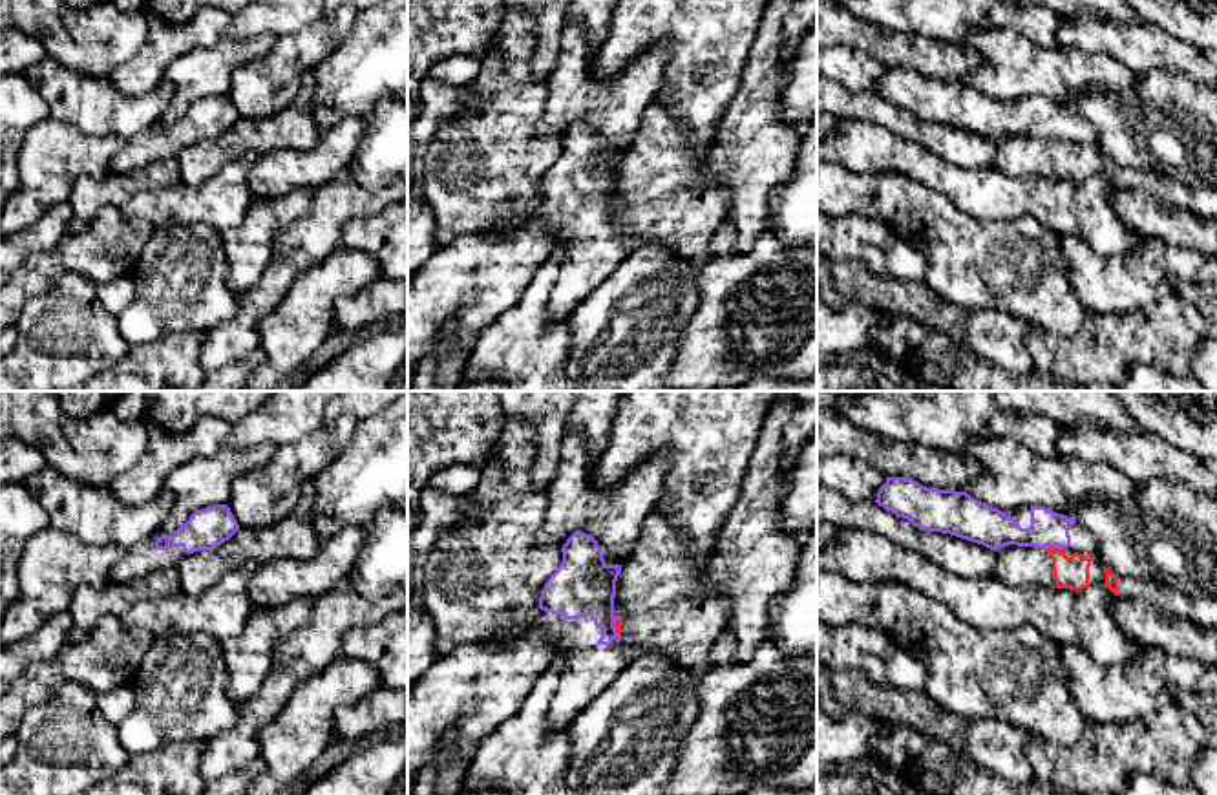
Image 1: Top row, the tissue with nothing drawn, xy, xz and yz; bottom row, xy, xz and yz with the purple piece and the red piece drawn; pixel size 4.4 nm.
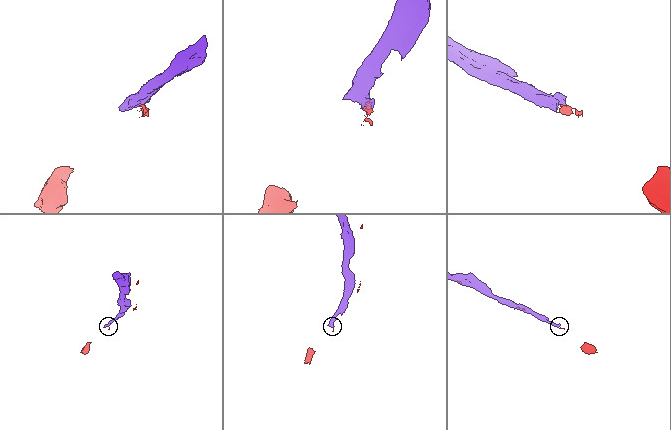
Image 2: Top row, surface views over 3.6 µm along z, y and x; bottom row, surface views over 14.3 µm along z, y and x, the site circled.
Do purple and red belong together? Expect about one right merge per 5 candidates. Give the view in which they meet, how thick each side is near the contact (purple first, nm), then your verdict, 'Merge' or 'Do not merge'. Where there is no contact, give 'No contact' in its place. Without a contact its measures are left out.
Touches purple in yz. Thickness 160 nm (purple) against 140 nm. Do not merge

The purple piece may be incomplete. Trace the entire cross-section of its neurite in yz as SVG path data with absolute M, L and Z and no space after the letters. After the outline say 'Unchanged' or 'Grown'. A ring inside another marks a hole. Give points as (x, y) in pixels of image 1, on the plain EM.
M886 68L875 93L925 122L950 124L990 141L1001 137L1069 139L1098 150L1098 132L1073 108L1045 97L1016 102L992 99L967 82L926 79L914 69Z. Grown

